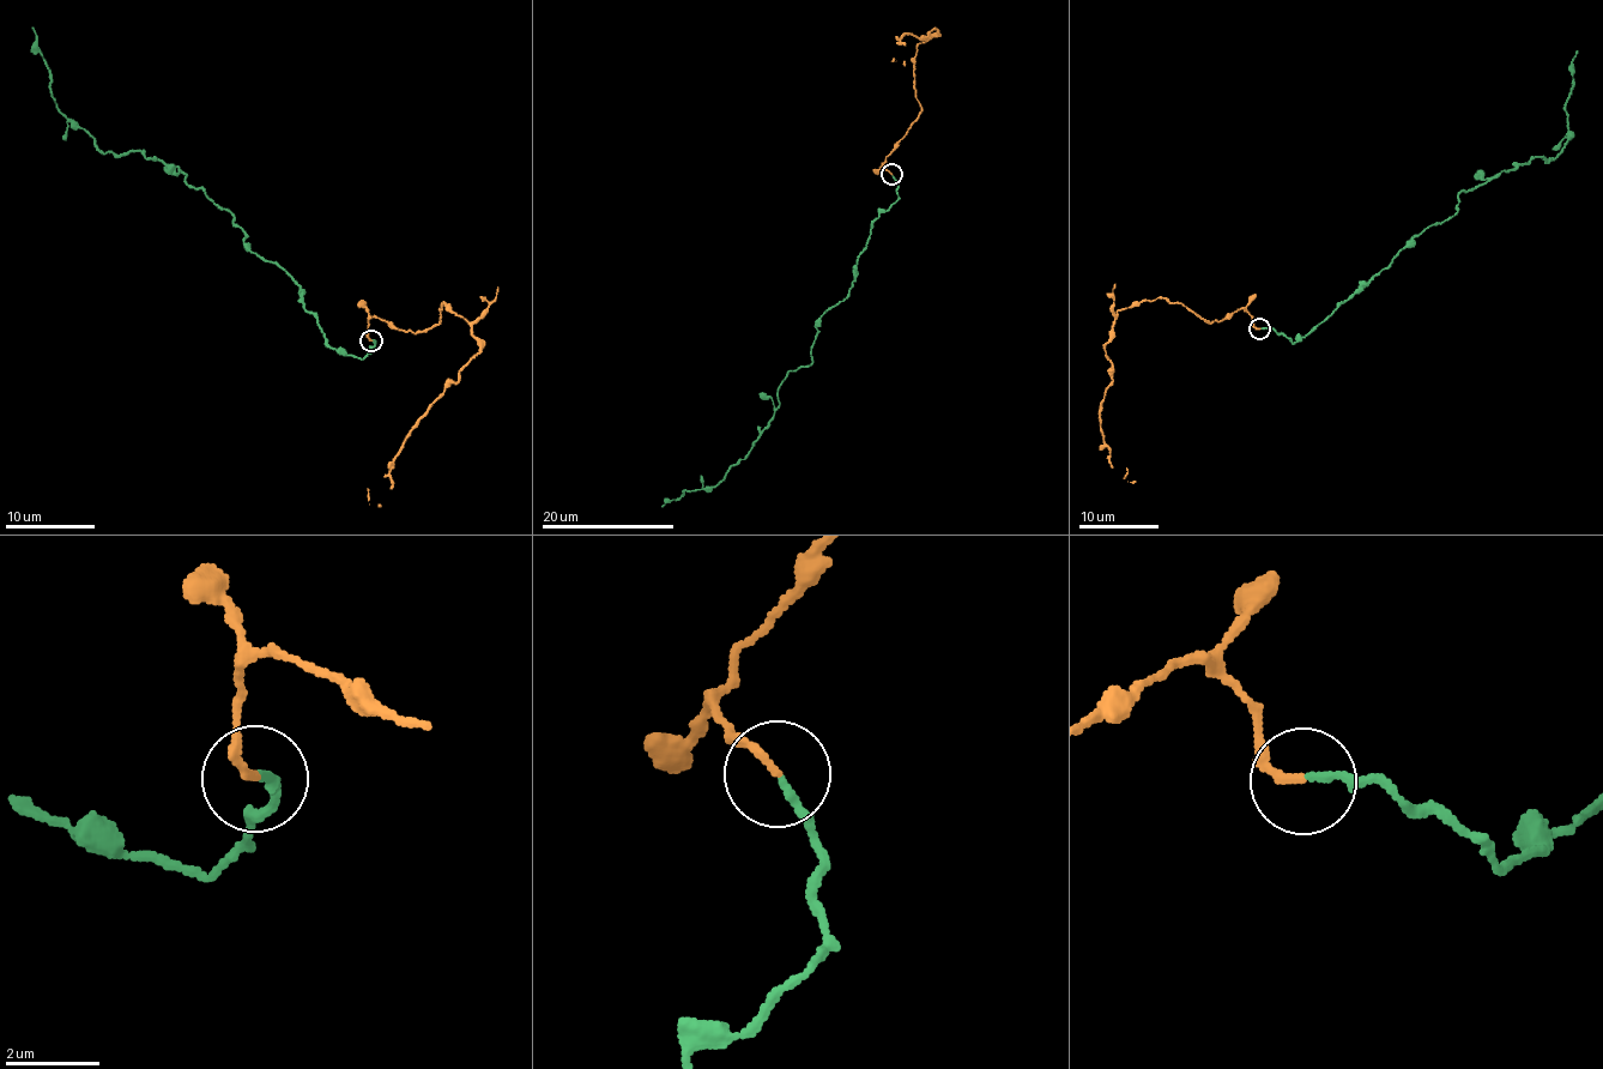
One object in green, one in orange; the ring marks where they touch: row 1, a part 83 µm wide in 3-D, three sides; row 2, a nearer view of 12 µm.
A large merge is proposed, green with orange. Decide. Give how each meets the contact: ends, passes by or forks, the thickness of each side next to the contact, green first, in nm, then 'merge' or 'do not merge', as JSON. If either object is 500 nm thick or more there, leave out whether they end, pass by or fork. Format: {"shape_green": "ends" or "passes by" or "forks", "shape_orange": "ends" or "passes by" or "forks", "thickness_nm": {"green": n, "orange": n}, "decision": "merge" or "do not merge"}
{"shape_green": "ends", "shape_orange": "ends", "thickness_nm": {"green": 160, "orange": 160}, "decision": "do not merge"}

